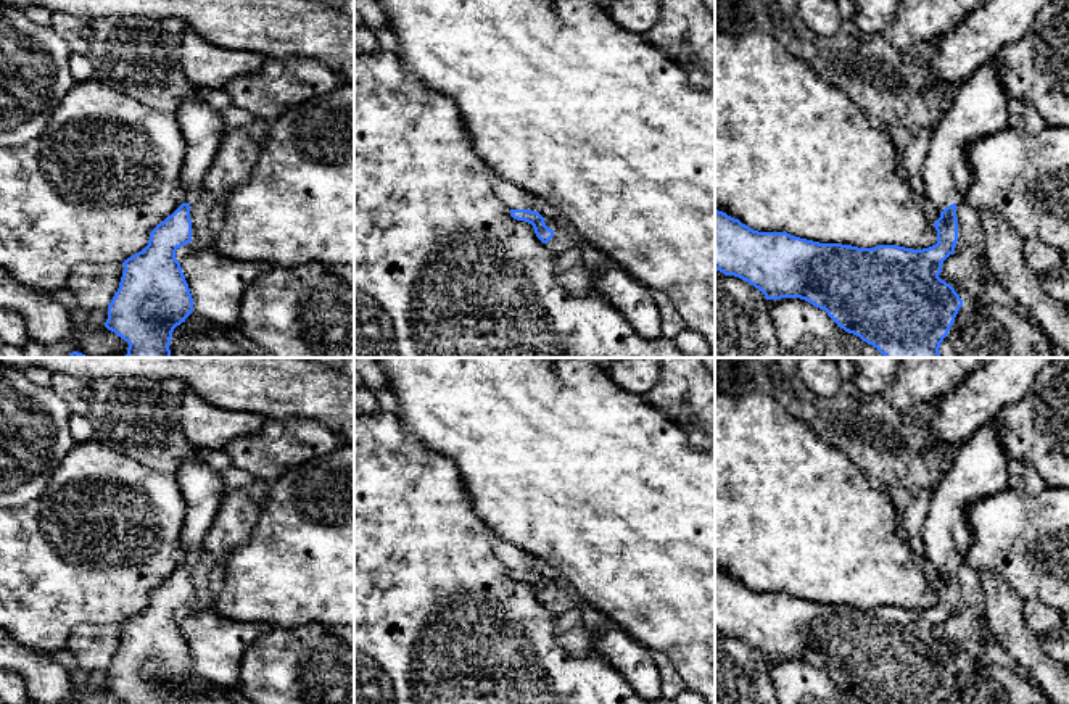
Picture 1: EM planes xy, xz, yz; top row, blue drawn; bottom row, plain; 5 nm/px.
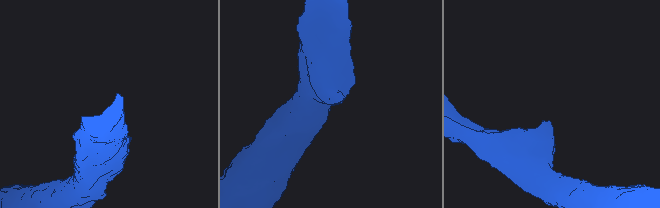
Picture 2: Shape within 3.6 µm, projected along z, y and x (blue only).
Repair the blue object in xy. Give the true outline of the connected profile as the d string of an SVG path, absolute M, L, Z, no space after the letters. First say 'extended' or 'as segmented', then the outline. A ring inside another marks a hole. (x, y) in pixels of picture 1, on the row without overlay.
as segmented; M182 564L150 594L148 606L127 619L105 688L127 704L171 704L172 693L193 672L193 659L175 612L192 603L190 564Z

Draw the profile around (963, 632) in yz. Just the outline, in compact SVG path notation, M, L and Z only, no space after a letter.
M972 609L950 615L943 622L939 638L955 649L963 661L963 665L980 664L980 656L987 643L995 641L985 614L984 622L979 623Z

